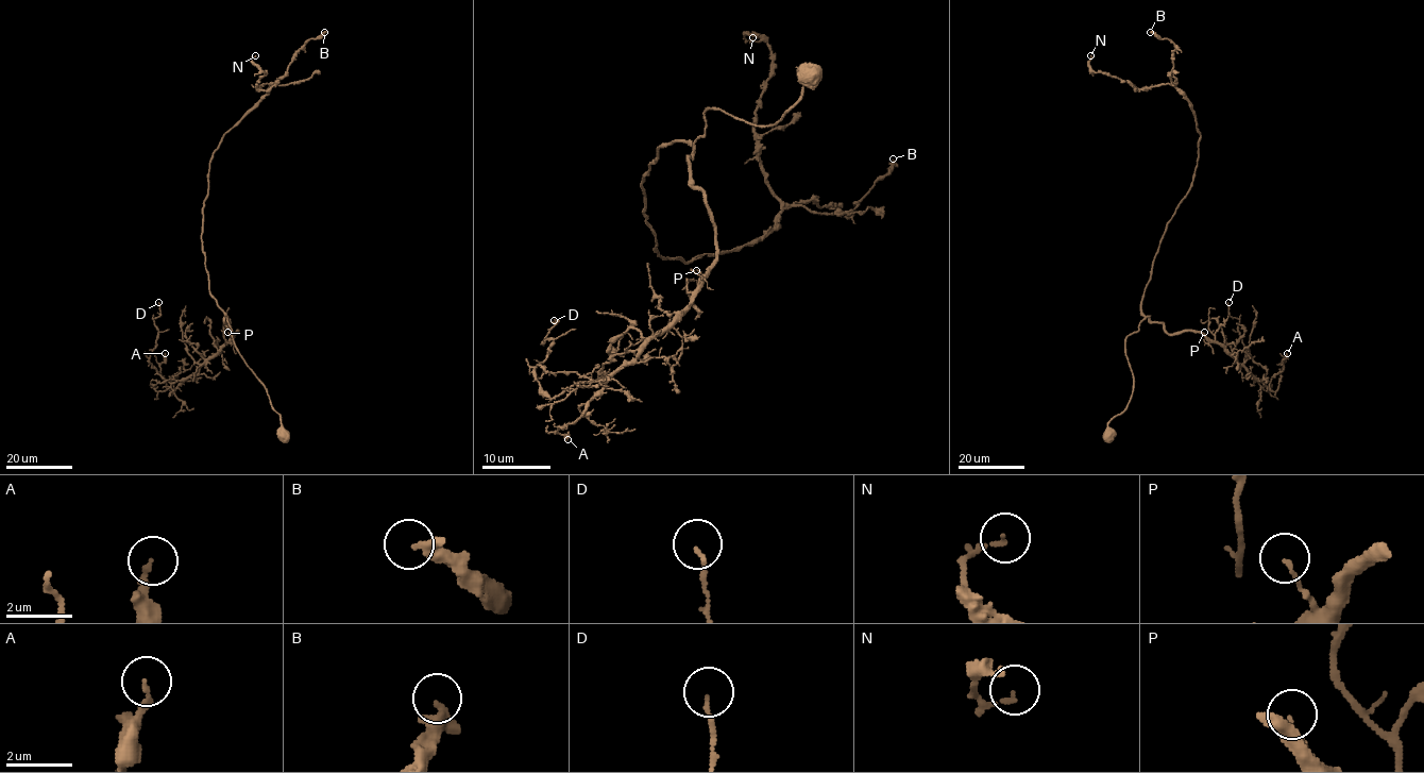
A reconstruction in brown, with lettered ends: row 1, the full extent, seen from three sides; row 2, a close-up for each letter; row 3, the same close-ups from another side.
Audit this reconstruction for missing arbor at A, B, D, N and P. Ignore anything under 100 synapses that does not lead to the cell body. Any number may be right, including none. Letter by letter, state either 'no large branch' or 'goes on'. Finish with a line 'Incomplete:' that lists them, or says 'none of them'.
A: no large branch
B: no large branch
D: no large branch
N: no large branch
P: no large branch
Incomplete: none of them

